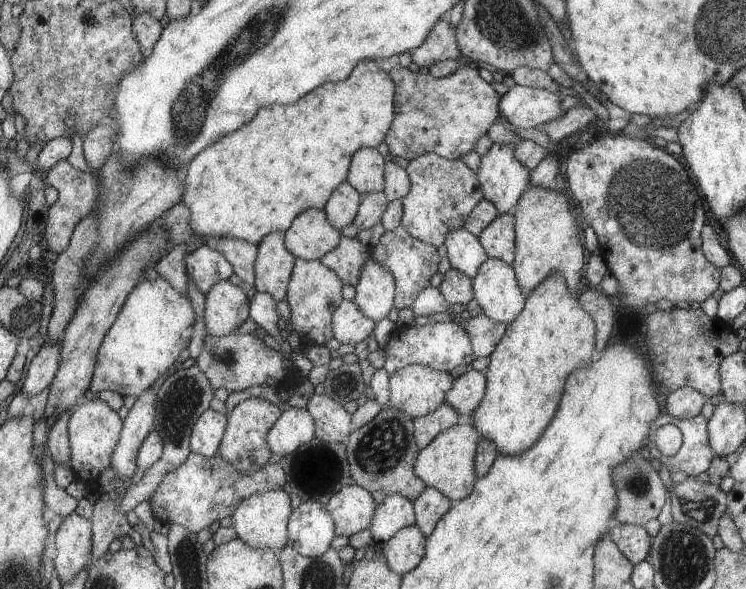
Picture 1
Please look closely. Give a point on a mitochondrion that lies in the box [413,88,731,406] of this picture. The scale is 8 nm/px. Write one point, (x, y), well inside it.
(651, 205)

